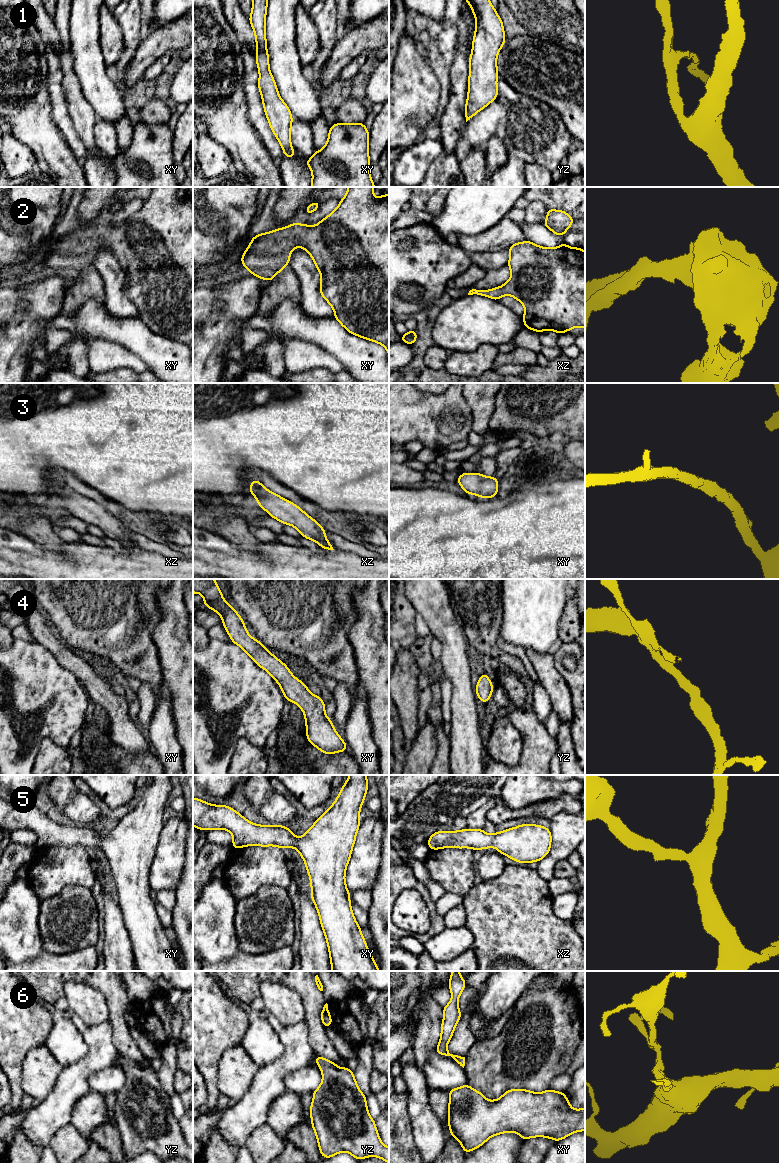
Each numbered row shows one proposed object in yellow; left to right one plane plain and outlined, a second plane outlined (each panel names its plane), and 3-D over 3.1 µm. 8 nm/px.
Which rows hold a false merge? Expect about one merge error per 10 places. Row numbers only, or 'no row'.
no row

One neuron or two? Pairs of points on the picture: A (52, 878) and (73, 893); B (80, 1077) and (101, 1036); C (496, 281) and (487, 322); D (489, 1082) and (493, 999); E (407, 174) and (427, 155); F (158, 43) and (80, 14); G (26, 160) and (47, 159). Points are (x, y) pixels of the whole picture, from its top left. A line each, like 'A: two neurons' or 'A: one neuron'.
A: two neurons
B: one neuron
C: two neurons
D: two neurons
E: one neuron
F: two neurons
G: two neurons

